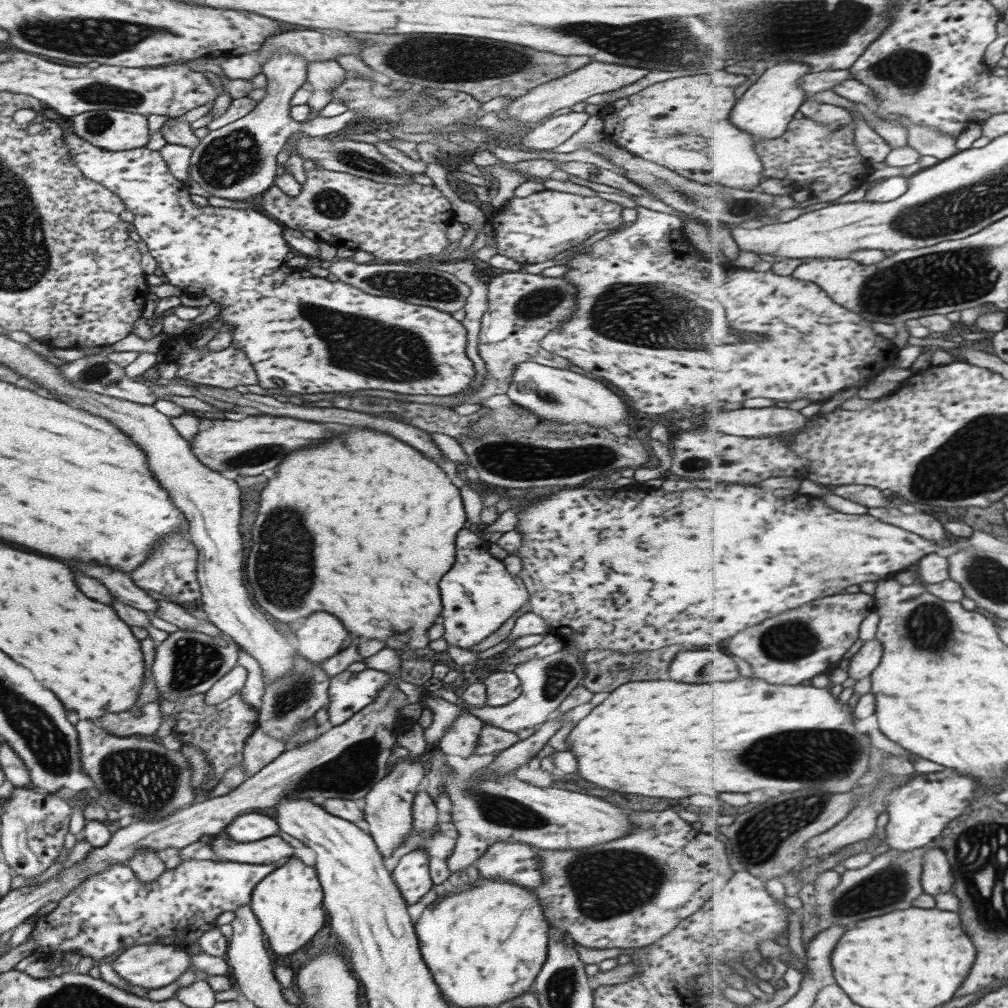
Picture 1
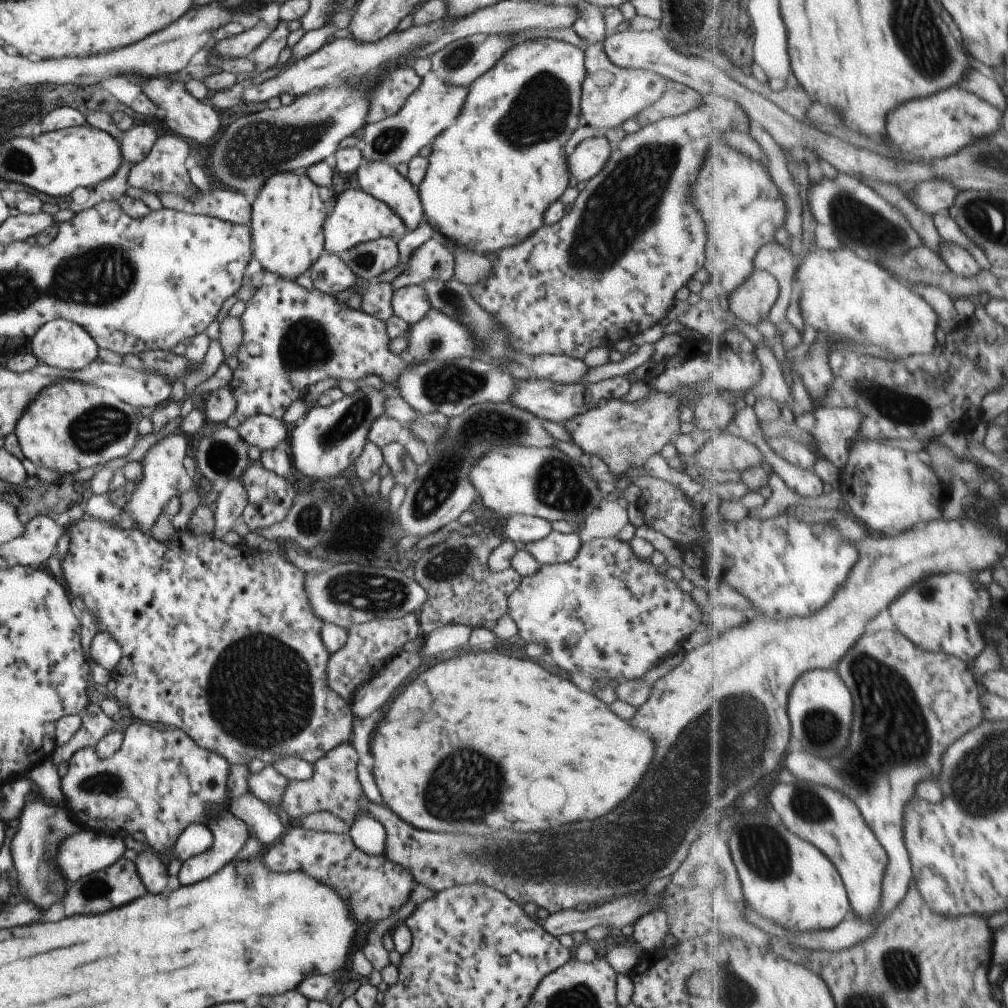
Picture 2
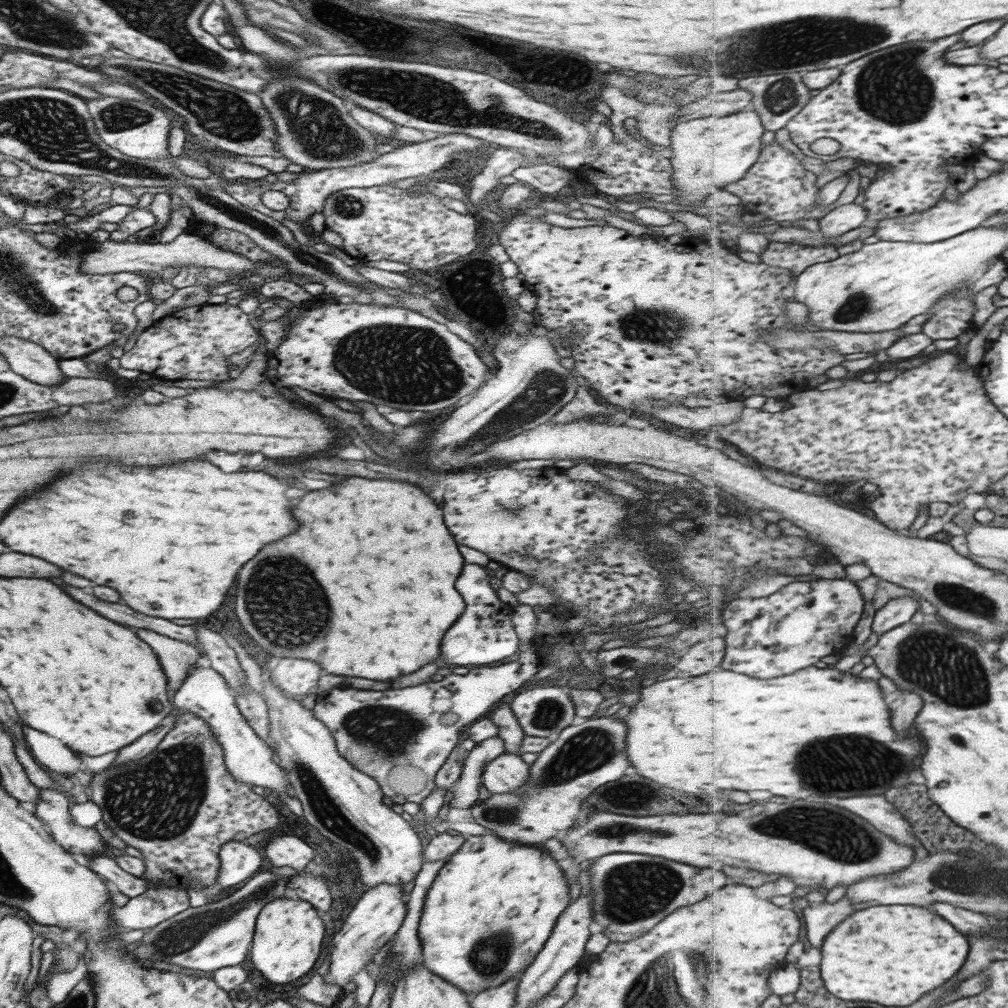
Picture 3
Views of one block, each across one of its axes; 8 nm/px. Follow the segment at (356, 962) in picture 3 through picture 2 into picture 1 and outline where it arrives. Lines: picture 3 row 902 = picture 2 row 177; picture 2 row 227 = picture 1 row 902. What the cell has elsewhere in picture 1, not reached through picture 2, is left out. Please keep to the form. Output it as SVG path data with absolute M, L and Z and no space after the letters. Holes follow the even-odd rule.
M411 851L401 856L397 866L391 870L393 884L406 905L416 904L431 889L428 858L424 851Z

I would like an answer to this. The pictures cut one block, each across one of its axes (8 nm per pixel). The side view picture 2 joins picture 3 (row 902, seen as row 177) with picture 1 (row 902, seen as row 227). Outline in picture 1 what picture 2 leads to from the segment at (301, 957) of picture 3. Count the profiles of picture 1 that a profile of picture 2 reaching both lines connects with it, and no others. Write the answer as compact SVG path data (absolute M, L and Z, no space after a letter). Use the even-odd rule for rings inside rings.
M291 856L273 872L266 874L253 888L248 906L255 915L273 954L289 956L313 938L325 922L322 889L314 868L304 866Z

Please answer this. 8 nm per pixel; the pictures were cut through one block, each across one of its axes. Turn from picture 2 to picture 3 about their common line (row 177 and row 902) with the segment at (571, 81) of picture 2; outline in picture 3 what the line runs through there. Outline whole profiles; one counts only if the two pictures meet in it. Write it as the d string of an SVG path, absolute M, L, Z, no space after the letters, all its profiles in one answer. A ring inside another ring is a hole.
M469 836L439 869L425 893L417 924L422 963L425 969L464 993L499 986L523 973L569 904L564 872L542 845L521 846L497 836Z

